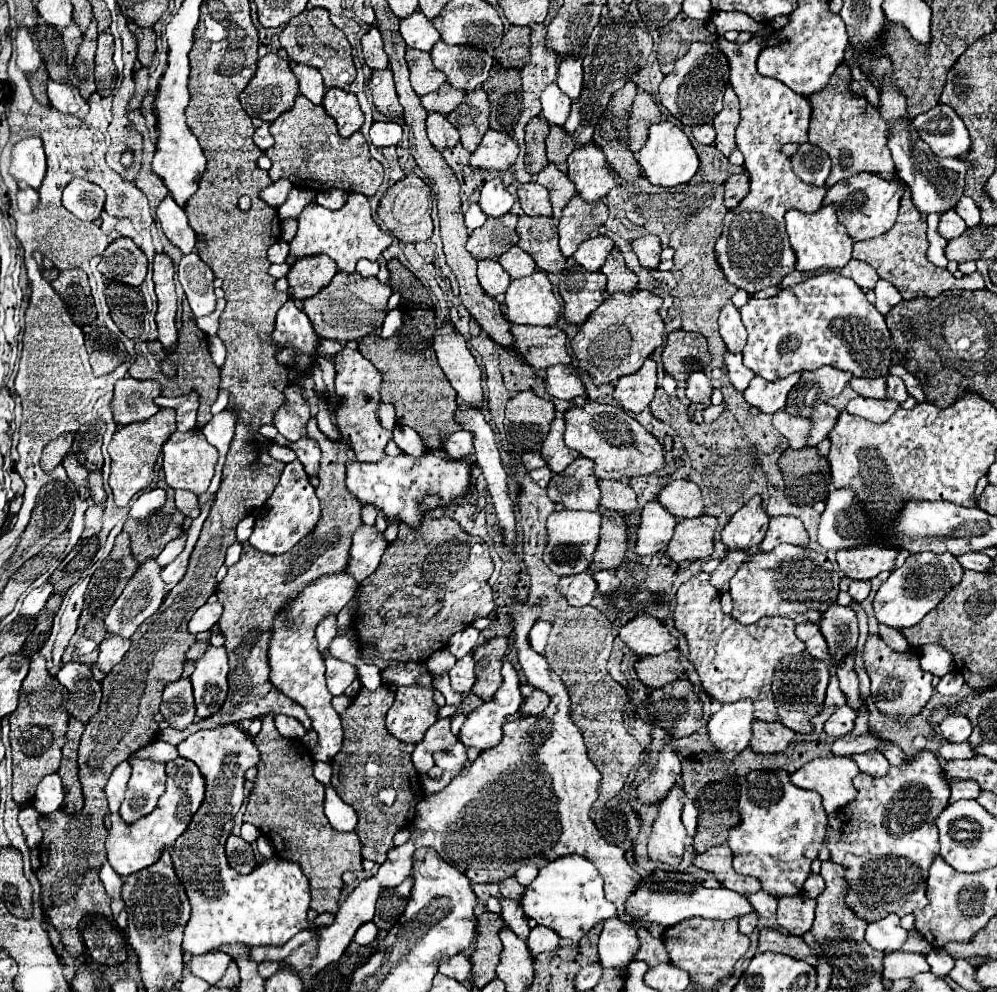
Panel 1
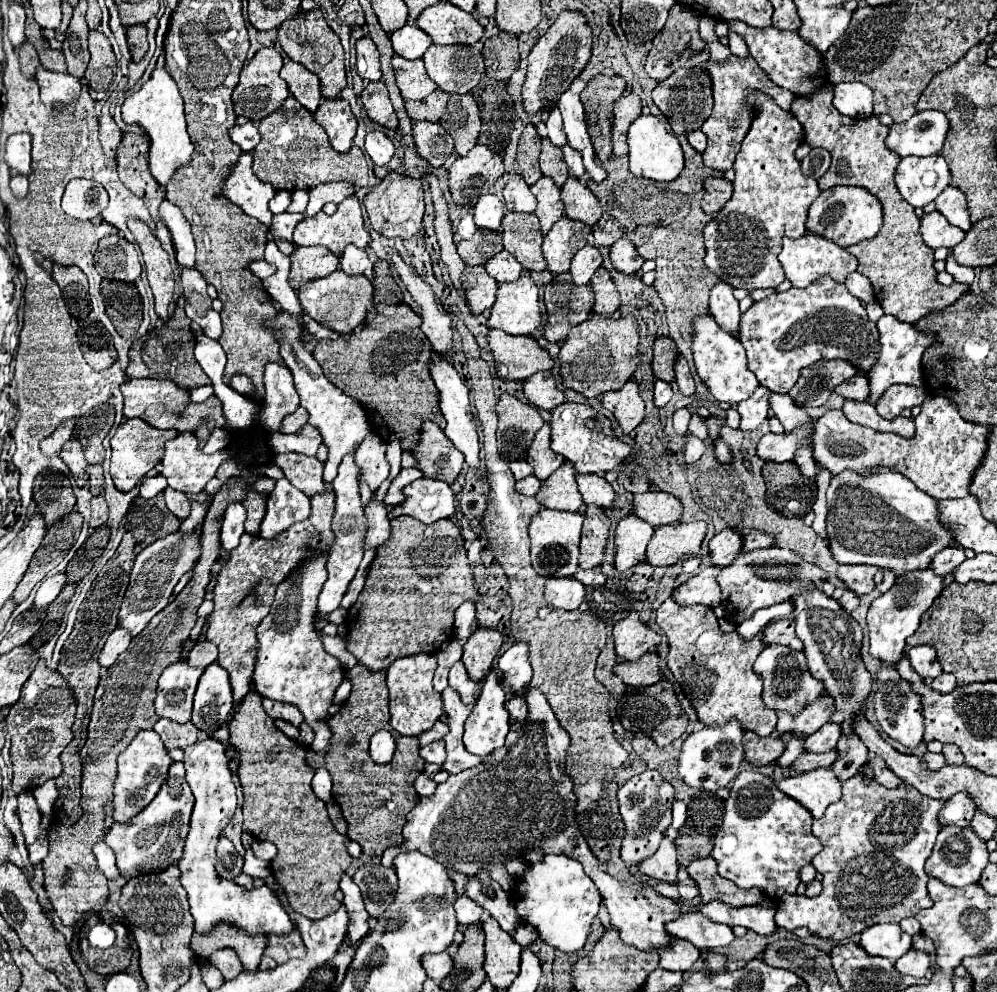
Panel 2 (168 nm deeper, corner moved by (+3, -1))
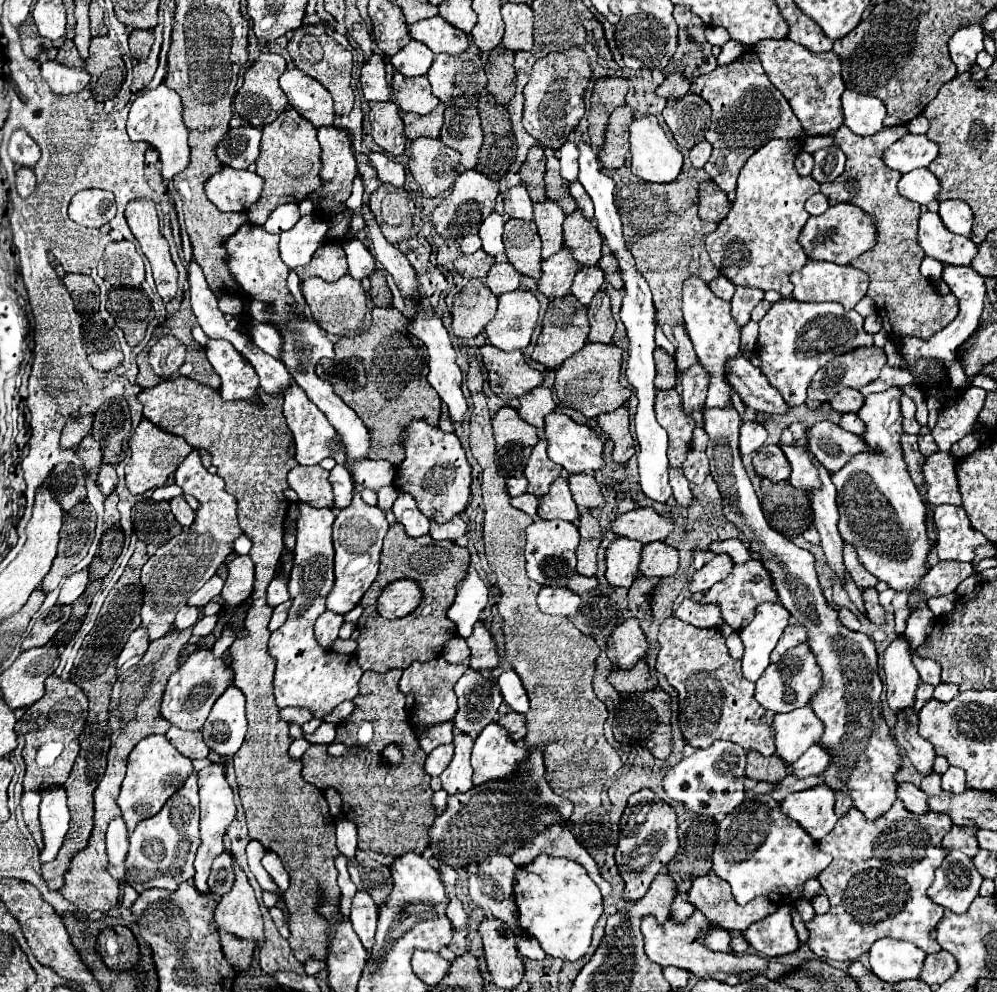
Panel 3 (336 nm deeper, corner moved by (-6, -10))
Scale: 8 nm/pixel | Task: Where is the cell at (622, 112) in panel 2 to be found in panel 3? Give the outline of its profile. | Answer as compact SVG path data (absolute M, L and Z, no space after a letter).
M623 105L617 107L605 131L605 143L599 151L599 163L603 169L619 169L625 163L625 155L629 153L629 121L633 121L633 109Z

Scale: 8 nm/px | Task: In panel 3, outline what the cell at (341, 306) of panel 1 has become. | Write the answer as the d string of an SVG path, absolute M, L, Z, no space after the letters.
M343 275L341 279L337 279L333 283L327 283L319 277L309 277L301 283L301 291L303 291L305 303L311 309L315 323L321 329L325 329L329 335L343 337L343 335L353 335L355 331L361 329L363 315L367 309L367 297L365 297L361 283L357 279L353 279L351 275Z

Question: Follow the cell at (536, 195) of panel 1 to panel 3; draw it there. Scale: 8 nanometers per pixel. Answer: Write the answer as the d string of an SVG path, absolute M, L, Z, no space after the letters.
M515 185L503 193L503 209L509 217L515 219L531 219L533 217L533 203L527 195L523 185Z

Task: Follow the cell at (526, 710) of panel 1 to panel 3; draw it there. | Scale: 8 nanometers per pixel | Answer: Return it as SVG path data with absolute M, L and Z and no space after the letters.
M511 711L511 713L503 715L497 723L507 729L511 741L521 741L523 739L523 735L525 735L525 719L523 719L521 713L513 713Z

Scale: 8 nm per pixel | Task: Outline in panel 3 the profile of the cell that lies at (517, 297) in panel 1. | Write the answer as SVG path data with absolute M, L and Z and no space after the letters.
M511 291L499 297L495 317L485 325L487 343L501 349L527 349L537 327L539 301L529 291Z

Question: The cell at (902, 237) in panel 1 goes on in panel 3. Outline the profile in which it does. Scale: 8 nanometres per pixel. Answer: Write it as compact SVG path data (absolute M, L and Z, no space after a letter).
M845 125L843 129L831 133L835 137L835 145L845 153L847 165L841 177L837 177L833 183L821 185L821 193L827 197L829 205L851 203L875 221L875 247L857 257L851 267L869 275L871 285L867 295L875 301L877 315L883 319L883 329L889 333L889 337L931 339L957 317L959 303L951 293L937 293L935 287L931 287L931 281L919 273L919 265L925 257L923 249L917 245L917 217L921 215L921 209L917 203L899 195L897 181L901 179L901 173L889 169L881 161L881 153L907 133L907 127L883 127L877 135L861 137Z

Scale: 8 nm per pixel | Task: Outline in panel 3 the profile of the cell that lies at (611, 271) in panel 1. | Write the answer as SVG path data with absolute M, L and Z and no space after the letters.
M597 291L589 305L589 343L611 343L611 337L615 333L615 319L611 315L611 305L609 305L609 295L603 291Z

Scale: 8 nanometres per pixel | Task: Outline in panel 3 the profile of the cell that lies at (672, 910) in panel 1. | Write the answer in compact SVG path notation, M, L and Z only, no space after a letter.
M789 905L779 907L773 915L757 921L757 925L751 925L743 937L757 953L765 957L781 957L797 951L799 939L791 925L789 911Z

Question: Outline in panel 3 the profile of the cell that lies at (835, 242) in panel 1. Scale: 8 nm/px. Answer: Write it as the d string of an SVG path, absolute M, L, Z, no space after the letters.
M807 261L807 265L793 273L791 277L795 289L793 289L793 299L795 301L835 301L841 303L847 311L853 309L867 293L869 287L869 277L859 271L853 269L851 265L833 265L833 263L825 263L825 261Z

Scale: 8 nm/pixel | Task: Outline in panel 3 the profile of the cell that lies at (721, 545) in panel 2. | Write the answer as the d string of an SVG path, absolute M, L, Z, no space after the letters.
M715 555L709 563L705 563L699 571L695 571L695 575L689 581L689 591L691 593L705 593L711 585L715 585L717 581L725 579L729 569L733 567L733 563L729 561L729 557L725 555Z

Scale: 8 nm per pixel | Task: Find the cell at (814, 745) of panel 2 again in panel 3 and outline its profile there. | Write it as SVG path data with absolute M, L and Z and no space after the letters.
M821 747L807 749L797 761L793 763L793 775L799 779L805 779L809 775L819 775L825 771L825 765L829 763L829 755Z

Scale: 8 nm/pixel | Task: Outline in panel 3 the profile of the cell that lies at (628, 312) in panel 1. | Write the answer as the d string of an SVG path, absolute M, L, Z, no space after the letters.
M587 343L579 353L575 353L569 361L565 361L555 371L553 389L557 393L557 401L563 407L583 413L587 419L597 417L599 413L611 413L611 411L623 407L625 401L629 399L631 391L621 387L621 383L619 383L621 355L623 355L623 351L613 343L609 343L609 345Z

